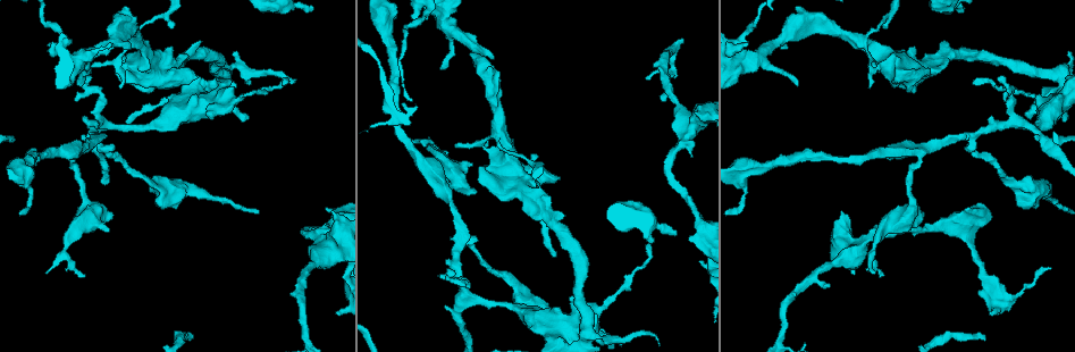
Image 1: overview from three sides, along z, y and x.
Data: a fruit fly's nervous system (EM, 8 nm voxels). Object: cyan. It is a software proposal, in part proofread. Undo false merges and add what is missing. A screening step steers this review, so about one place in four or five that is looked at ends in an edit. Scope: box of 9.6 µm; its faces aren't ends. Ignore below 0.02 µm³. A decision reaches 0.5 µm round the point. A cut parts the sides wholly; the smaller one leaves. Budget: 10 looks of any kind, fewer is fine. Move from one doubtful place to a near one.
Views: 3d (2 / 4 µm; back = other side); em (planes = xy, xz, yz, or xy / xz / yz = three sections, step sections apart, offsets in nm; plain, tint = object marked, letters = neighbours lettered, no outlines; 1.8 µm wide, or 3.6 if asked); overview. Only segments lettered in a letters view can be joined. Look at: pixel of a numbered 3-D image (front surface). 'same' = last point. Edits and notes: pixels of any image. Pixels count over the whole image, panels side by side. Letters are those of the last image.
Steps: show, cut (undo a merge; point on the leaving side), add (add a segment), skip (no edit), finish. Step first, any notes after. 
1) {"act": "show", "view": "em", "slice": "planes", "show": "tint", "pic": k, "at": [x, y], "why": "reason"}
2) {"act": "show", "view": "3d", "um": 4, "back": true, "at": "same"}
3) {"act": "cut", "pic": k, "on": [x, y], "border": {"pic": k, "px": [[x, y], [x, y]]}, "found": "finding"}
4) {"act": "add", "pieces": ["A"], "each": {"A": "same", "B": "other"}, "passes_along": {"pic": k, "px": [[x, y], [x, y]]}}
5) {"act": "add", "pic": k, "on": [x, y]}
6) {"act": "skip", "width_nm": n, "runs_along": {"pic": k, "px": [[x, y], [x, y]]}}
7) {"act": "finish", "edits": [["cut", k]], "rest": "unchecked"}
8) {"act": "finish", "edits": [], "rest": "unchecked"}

{"act": "show", "view": "3d", "um": 4, "pic": 1, "at": [1003, 75]}

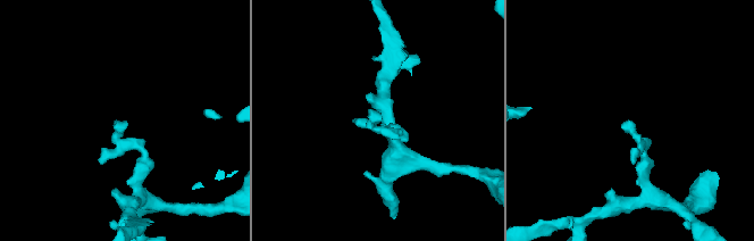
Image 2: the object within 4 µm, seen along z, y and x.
{"act": "show", "view": "em", "slice": "xy", "step": 8, "show": "letters", "pic": 2, "at": [632, 122], "why": "now the EM"}

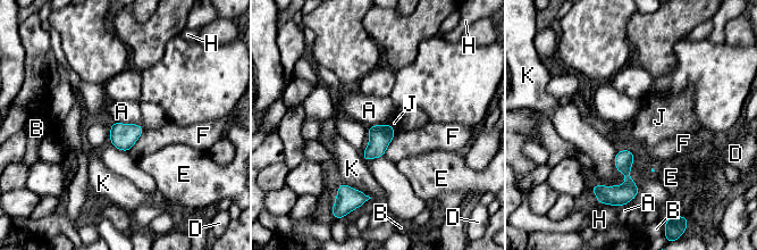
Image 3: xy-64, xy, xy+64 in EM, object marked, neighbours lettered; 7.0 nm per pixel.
{"act": "skip", "each": {"A": "other", "B": "other", "D": "other", "E": "other", "F": "other", "H": "other", "J": "other", "K": "other"}, "border": {"pic": 3, "px": [[111, 122], [136, 123], [142, 126]]}, "found": "none of them fits"}

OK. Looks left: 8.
{"act": "show", "view": "em", "slice": "xz", "step": 8, "show": "tint", "pic": 1, "at": [1020, 183], "why": "thick turns thin"}

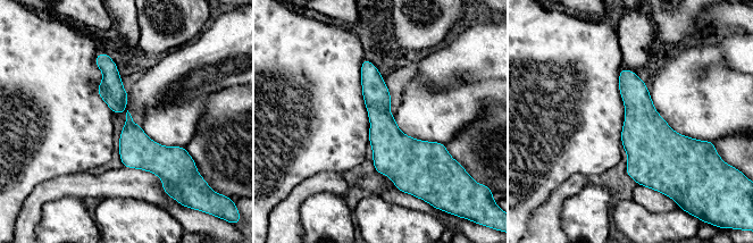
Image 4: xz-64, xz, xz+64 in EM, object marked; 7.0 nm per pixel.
{"act": "show", "view": "em", "slice": "planes", "show": "tint", "at": "same", "why": "cut it another way"}

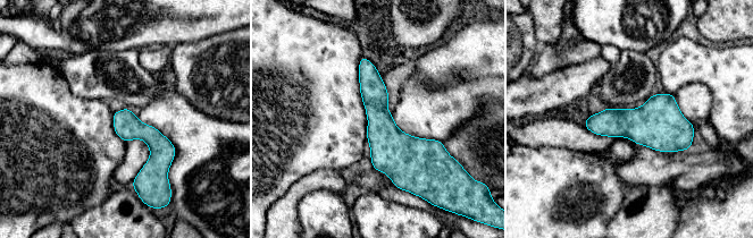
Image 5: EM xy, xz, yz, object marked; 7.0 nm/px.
{"act": "show", "view": "em", "slice": "planes", "show": "letters", "at": "same"}

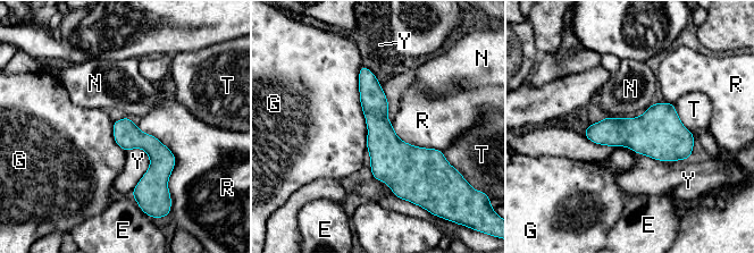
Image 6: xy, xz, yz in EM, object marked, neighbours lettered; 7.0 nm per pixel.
{"act": "skip", "each": {"E": "other", "G": "other", "N": "other", "R": "other", "T": "other", "Y": "other"}, "found": "one neuron here"}

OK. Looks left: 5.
{"act": "show", "view": "em", "slice": "planes", "show": "letters", "pic": 1, "at": [593, 334], "why": "sharp bend"}

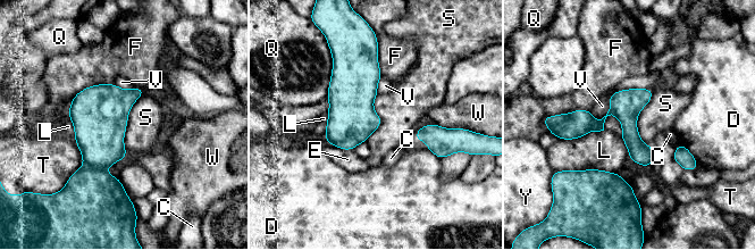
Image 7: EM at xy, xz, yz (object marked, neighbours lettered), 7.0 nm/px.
{"act": "cut", "pic": 7, "on": [99, 134], "width_nm": 220, "each": {"C": "other", "D": "other", "E": "other", "F": "other", "L": "other", "Q": "other", "S": "other", "T": "other", "V": "other", "W": "other", "Y": "other"}, "border": {"pic": 7, "px": [[84, 164], [91, 167], [103, 168]]}, "found": "a second neuron is stuck on"}

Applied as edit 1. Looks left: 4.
{"act": "show", "view": "overview", "why": "redraw"}

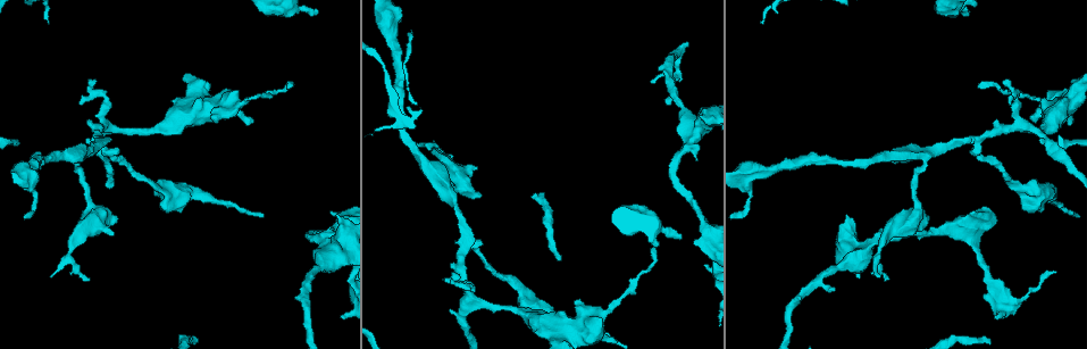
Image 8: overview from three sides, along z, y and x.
{"act": "show", "view": "3d", "um": 4, "pic": 8, "at": [684, 147], "why": "calibre changes"}

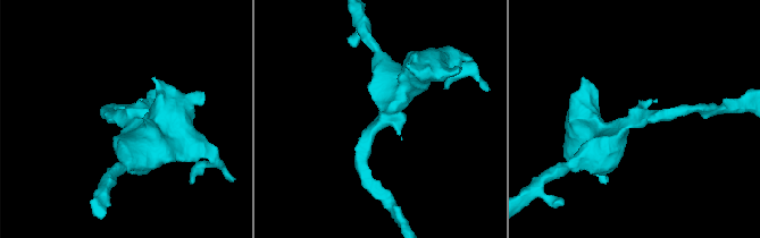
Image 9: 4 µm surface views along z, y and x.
{"act": "show", "view": "em", "slice": "planes", "show": "tint", "pic": 9, "at": [637, 121], "why": "now the EM"}

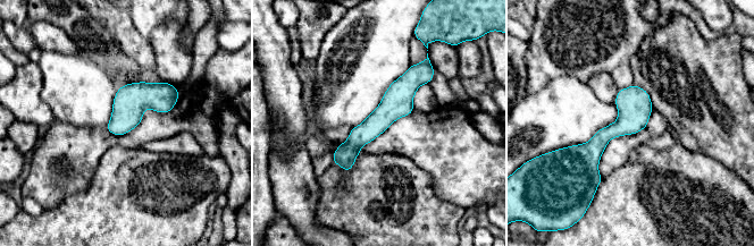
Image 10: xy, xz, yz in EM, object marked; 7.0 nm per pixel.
{"act": "show", "view": "em", "slice": "planes", "show": "letters", "at": "same"}

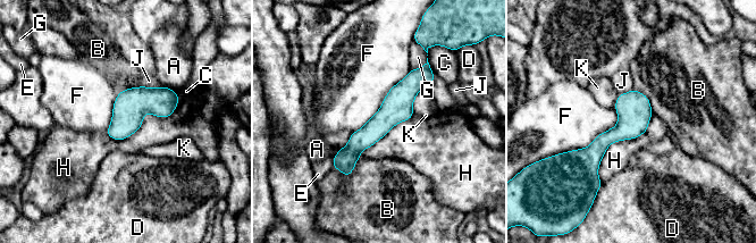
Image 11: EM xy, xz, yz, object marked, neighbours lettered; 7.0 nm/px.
{"act": "skip", "each": {"A": "other", "B": "other", "C": "other", "D": "other", "E": "other", "F": "other", "G": "other", "H": "other", "J": "other", "K": "other"}, "runs_along": {"pic": 11, "px": [[422, 73], [397, 105], [335, 166]]}, "found": "all the same neuron"}

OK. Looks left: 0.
{"act": "finish", "edits": [["cut", 7]], "rest": "unchecked"}

